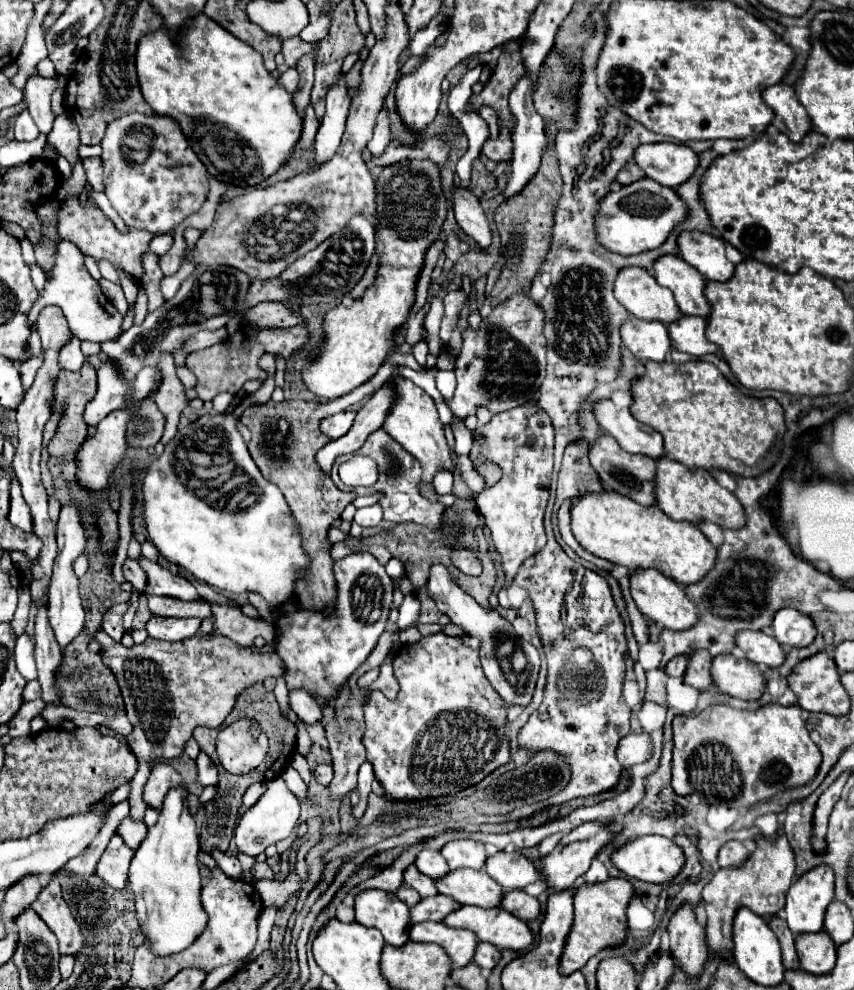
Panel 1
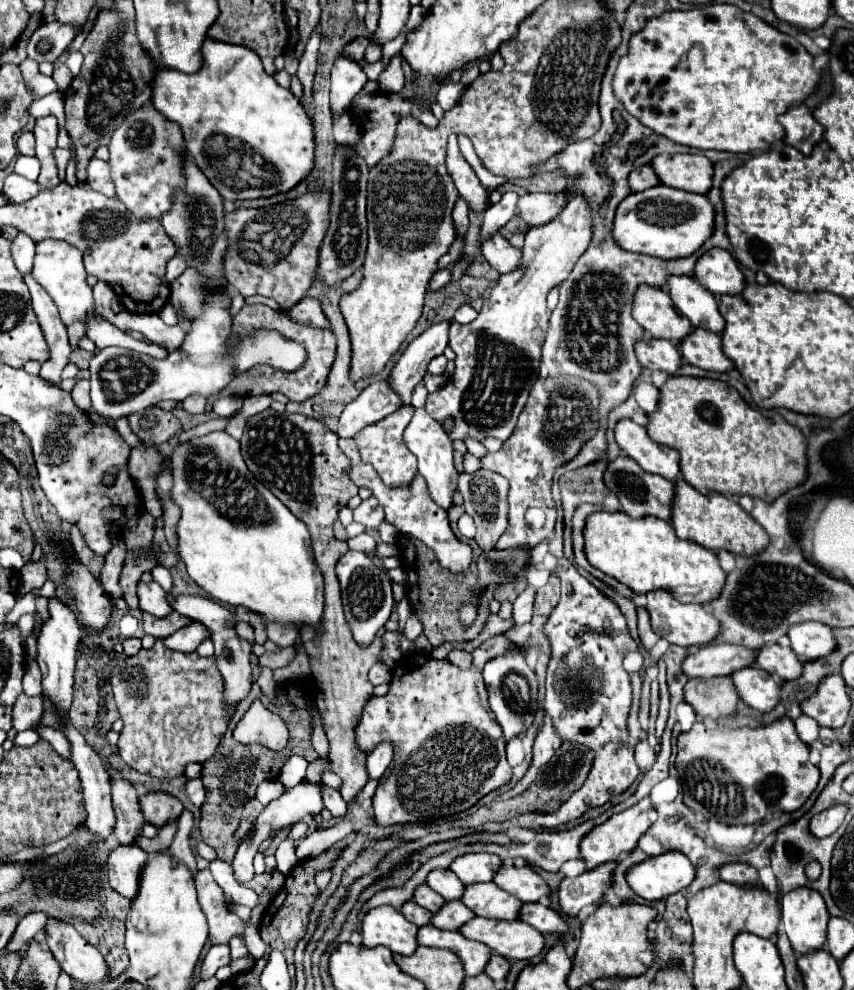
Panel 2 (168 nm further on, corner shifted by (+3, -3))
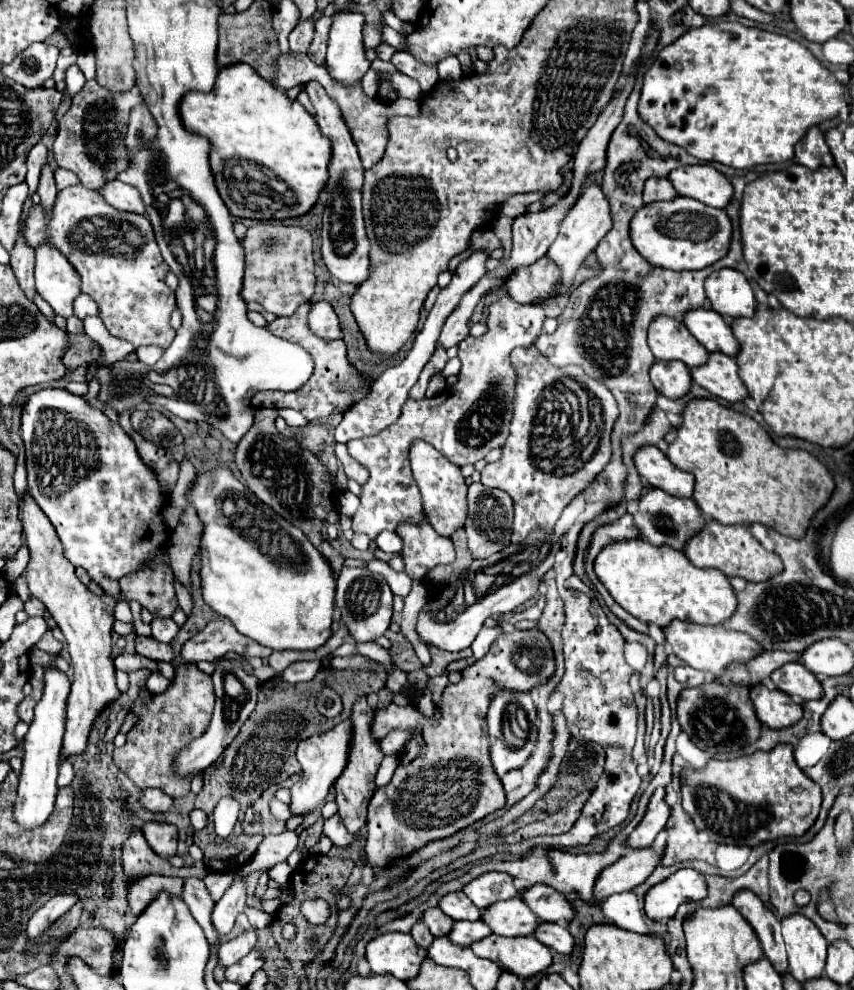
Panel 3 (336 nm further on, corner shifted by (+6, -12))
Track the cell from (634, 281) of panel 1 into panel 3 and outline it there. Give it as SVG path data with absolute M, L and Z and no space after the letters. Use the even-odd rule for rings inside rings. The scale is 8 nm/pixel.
M658 316L648 328L648 346L656 360L680 360L688 368L698 368L708 362L708 352L694 336L674 318Z

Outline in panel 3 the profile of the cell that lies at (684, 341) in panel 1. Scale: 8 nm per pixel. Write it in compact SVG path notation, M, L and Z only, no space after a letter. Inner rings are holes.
M720 352L710 354L710 364L706 364L706 368L692 370L692 380L726 402L744 402L748 398L748 390L738 376L736 360Z

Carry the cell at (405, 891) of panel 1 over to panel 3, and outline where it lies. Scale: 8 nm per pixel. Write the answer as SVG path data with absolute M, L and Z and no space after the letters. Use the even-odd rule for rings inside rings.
M420 920L414 928L412 928L412 938L416 940L416 944L418 946L422 946L422 948L430 948L430 944L432 944L432 940L434 940L434 936L430 934L430 930L426 928L426 924Z

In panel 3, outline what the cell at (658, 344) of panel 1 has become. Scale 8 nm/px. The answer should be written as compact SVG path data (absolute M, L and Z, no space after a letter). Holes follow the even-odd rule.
M678 360L656 362L654 368L650 370L650 378L656 390L670 400L686 396L692 386L690 368L686 368L686 364L678 364Z

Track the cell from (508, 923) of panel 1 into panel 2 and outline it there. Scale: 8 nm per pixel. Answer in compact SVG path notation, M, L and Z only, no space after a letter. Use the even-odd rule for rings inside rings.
M473 917L471 921L461 925L459 933L467 939L485 943L493 953L503 955L507 959L531 959L545 945L543 935L519 919L497 921Z

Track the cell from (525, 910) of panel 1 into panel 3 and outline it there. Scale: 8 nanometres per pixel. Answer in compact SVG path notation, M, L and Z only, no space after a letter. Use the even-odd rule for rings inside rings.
M540 924L534 936L548 948L552 948L558 954L570 954L574 950L574 938L568 932L568 928L560 924Z

